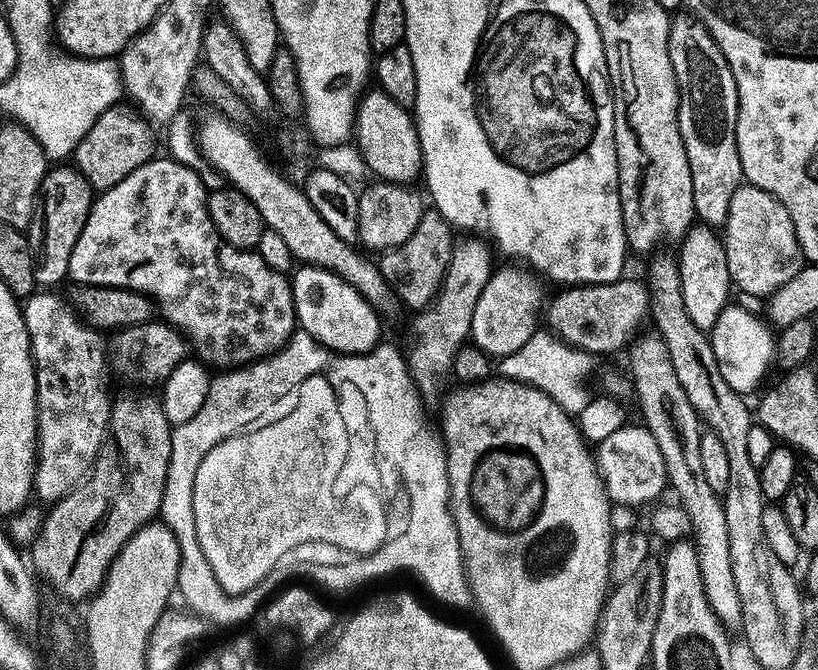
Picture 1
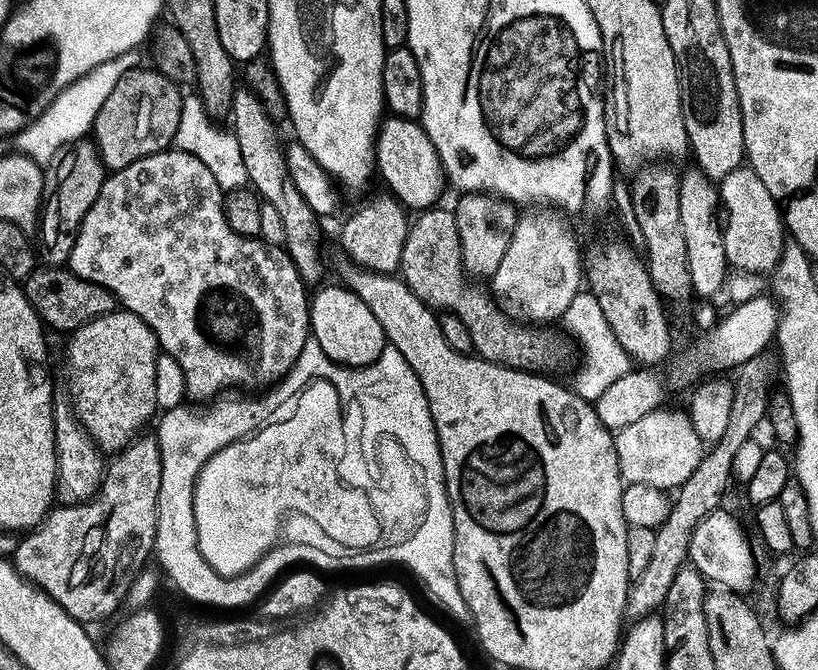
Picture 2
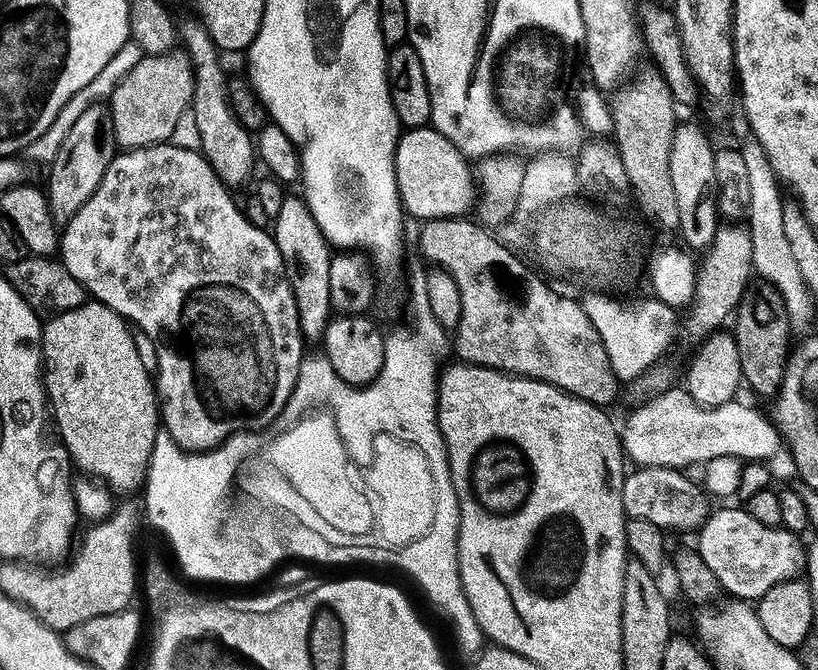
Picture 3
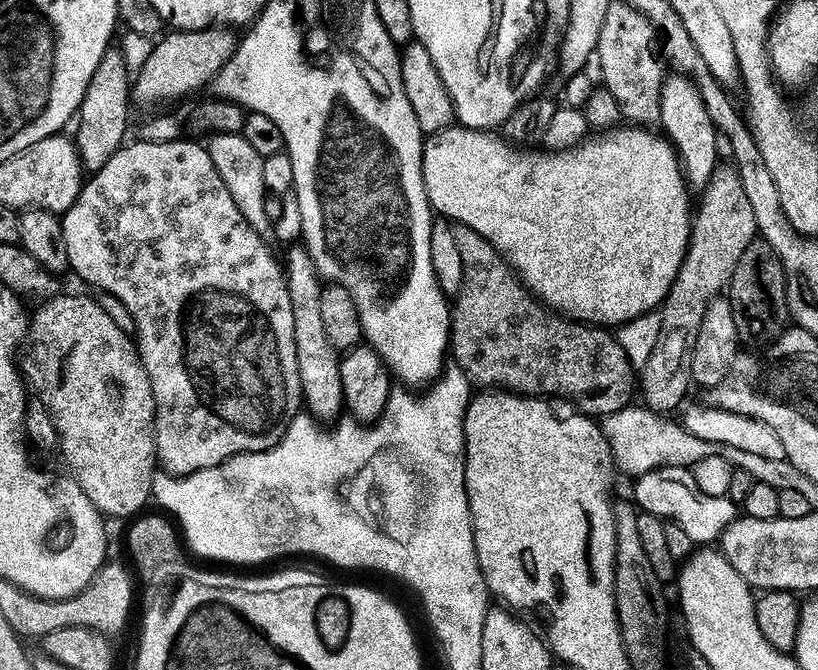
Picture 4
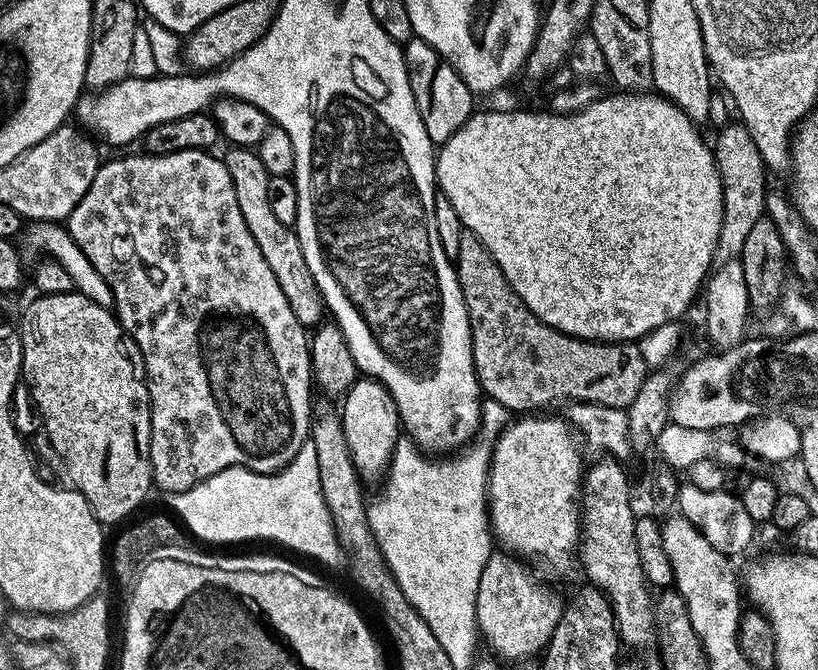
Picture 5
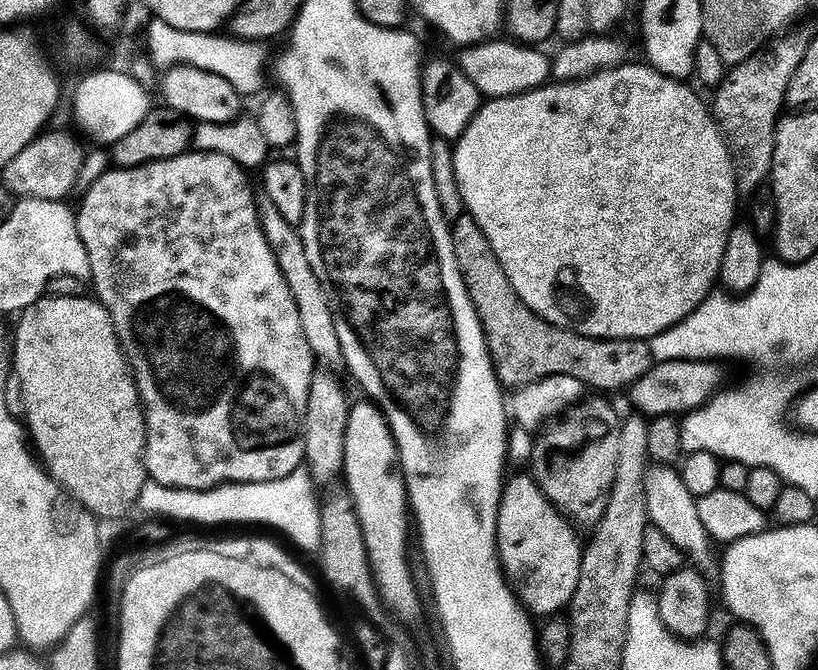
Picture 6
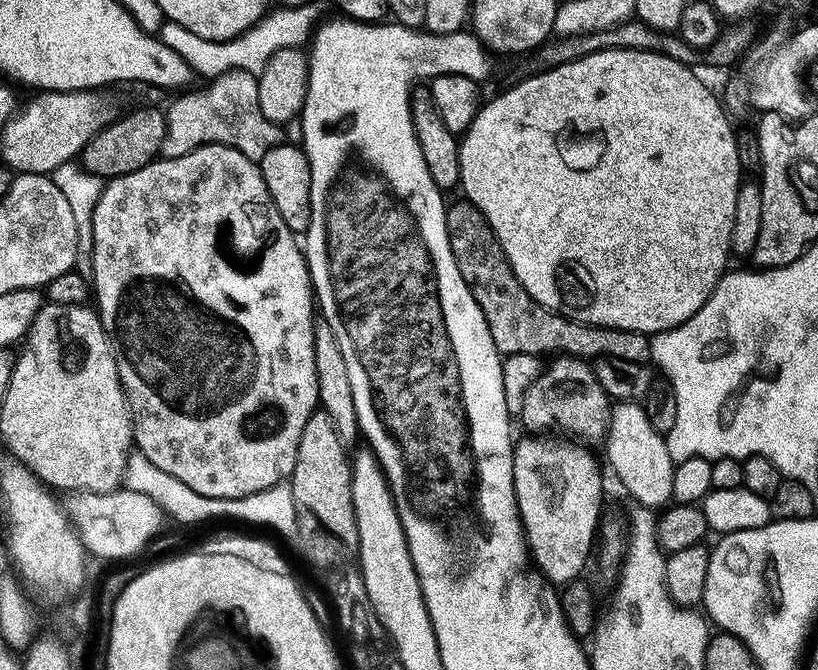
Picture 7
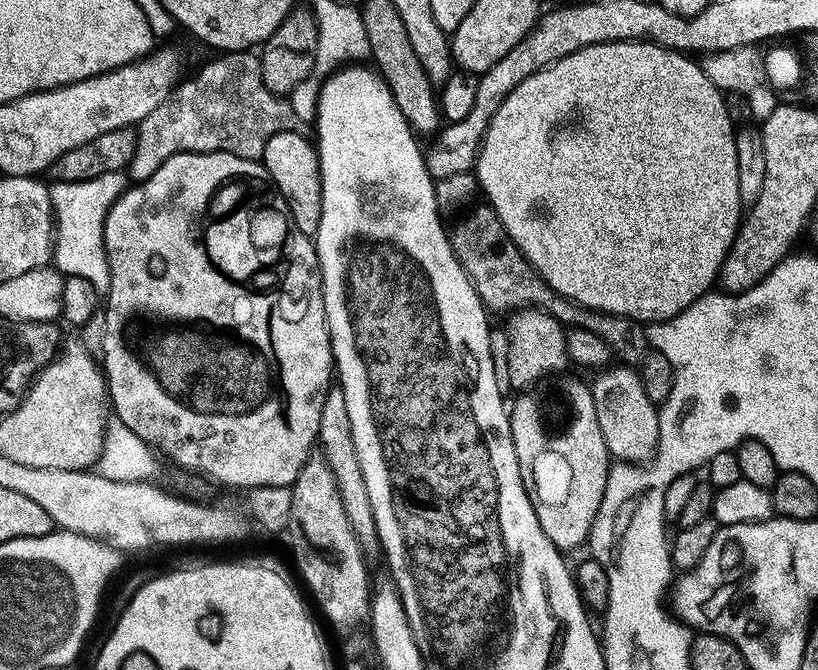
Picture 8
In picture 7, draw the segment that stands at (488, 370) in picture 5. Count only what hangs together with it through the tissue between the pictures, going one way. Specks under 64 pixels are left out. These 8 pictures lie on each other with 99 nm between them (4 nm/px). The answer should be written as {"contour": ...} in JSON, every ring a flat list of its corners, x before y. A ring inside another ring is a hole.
{"contour":[[460,198,457,204,447,205,446,230,454,262,458,262,464,278,470,281,473,289,486,287,490,291,477,291,475,297,501,355,526,353,540,356,543,355,542,352,552,352,551,354,572,355,587,360,611,358,628,364,644,364,651,359,651,339,643,332,618,331,579,324,534,302,513,275,503,255,495,250,495,241,491,239,494,234,492,227,488,225,486,217,472,205,471,200]]}

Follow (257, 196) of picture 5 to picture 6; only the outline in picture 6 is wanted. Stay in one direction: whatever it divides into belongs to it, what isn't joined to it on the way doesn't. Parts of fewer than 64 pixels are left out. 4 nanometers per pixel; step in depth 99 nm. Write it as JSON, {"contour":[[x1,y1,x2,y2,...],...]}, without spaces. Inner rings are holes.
{"contour":[[261,195,256,201,256,213,260,216,260,225,266,234,266,242,270,242,270,250,274,250,274,258,278,262,278,268,282,270,282,278,286,278,286,286,290,286,290,298,294,298,294,306,298,306,298,322,302,325,302,334,306,334,306,346,312,348,313,357,320,360,325,369,340,370,344,368,344,355,342,346,338,342,338,330,334,326,334,314,330,310,330,302,326,298,326,290,322,290,322,282,318,282,318,274,314,274,314,266,310,266,310,254,306,254,304,237,298,231,297,225,286,222,282,214,278,214,278,209,274,207,274,202,270,198]]}

